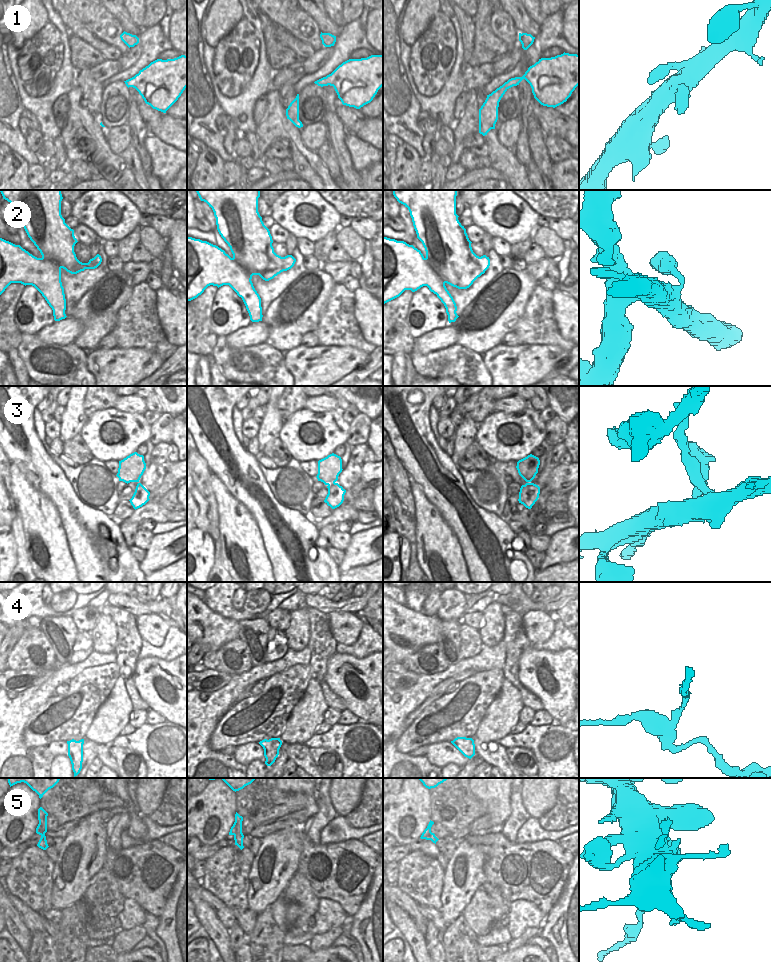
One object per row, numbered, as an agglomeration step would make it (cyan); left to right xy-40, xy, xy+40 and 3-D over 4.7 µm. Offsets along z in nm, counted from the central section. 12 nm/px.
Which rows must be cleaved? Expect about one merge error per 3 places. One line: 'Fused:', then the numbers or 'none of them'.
Fused: 2, 3, 4, 5

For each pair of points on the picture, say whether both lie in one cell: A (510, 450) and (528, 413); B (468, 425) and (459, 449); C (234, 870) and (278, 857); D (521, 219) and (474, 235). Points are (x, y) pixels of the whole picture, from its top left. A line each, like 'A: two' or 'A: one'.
A: one
B: one
C: two
D: two

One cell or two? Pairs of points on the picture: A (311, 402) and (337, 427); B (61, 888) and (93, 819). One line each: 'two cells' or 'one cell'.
A: two cells
B: one cell

